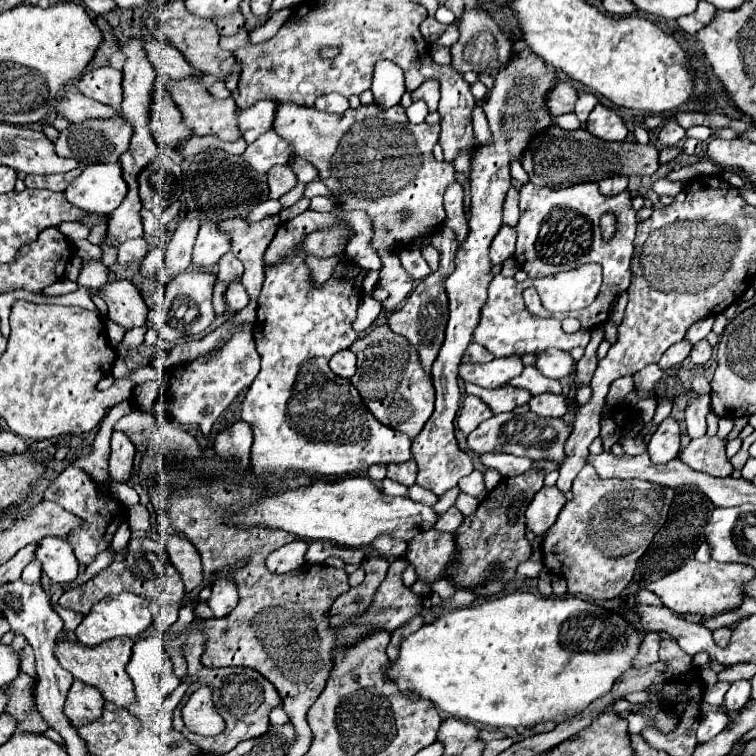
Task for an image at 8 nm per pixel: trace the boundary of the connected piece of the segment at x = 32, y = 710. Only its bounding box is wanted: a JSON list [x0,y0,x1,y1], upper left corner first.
[3,671,49,733]

